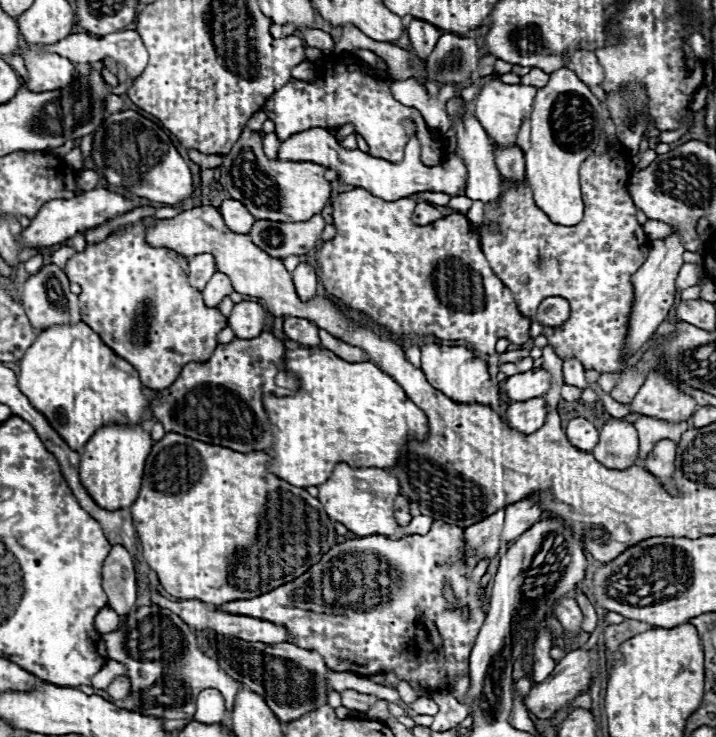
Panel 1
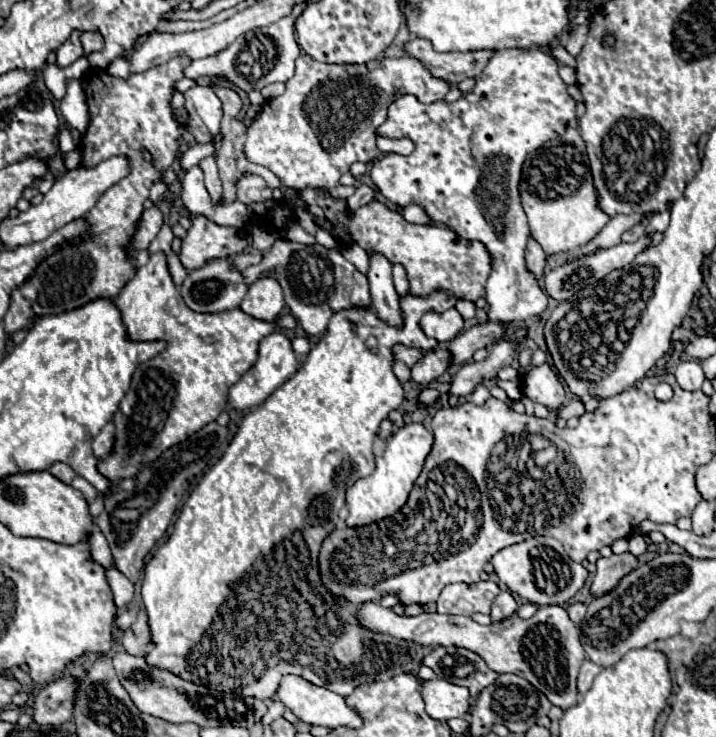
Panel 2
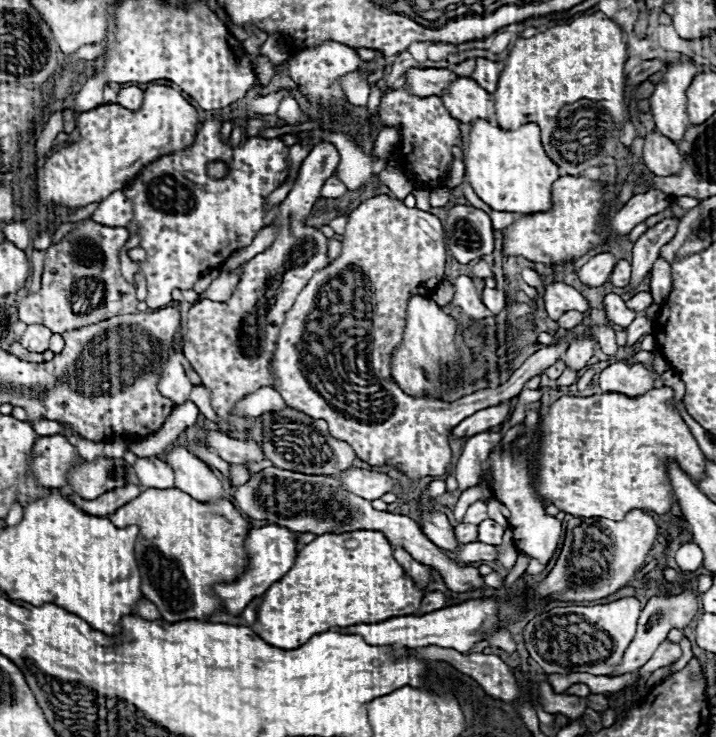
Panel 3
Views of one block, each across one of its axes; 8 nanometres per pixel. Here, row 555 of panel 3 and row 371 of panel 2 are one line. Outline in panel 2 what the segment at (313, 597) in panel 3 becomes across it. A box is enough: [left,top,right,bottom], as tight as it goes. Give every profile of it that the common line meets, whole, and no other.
[142,292,456,698]

